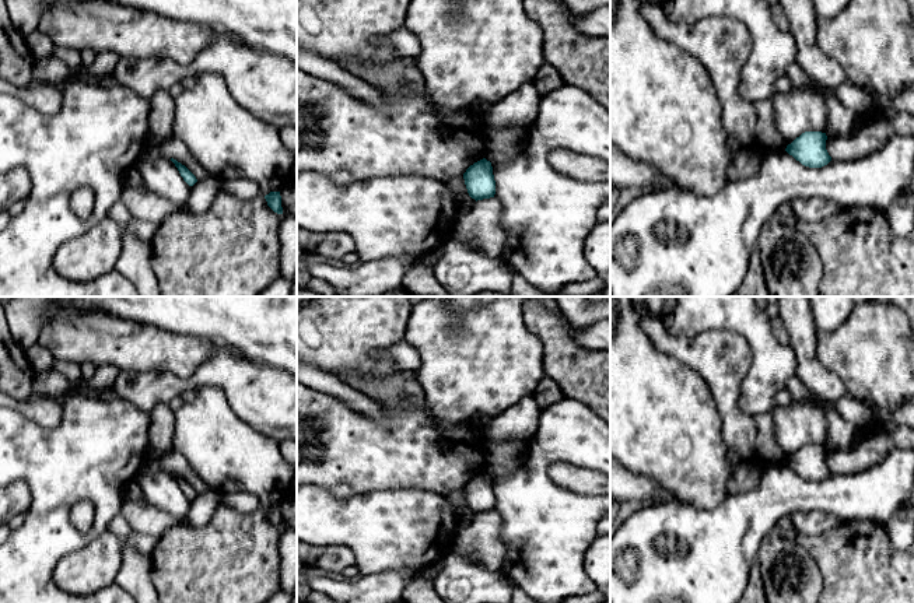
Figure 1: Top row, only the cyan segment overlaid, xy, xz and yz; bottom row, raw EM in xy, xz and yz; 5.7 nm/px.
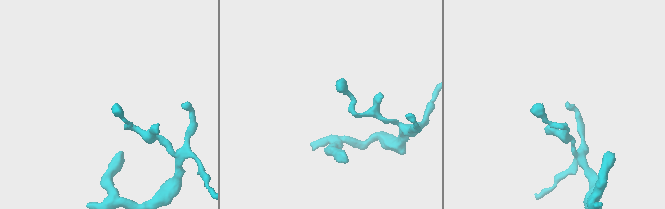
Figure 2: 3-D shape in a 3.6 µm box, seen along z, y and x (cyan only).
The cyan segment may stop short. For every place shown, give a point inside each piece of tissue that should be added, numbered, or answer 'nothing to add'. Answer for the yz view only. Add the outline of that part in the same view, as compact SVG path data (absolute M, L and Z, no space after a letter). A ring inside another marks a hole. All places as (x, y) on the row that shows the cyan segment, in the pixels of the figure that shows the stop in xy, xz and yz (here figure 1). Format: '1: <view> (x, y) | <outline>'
nothing to add

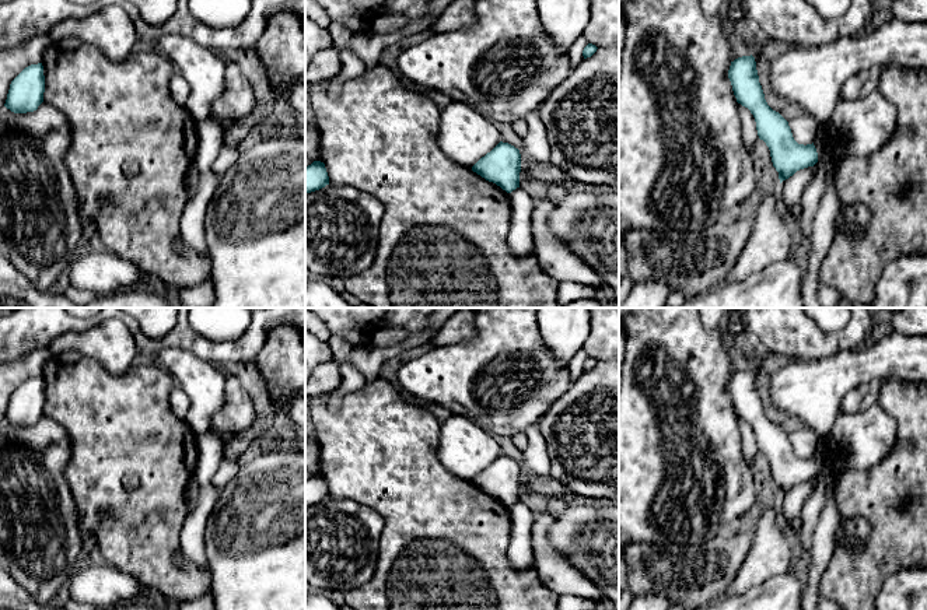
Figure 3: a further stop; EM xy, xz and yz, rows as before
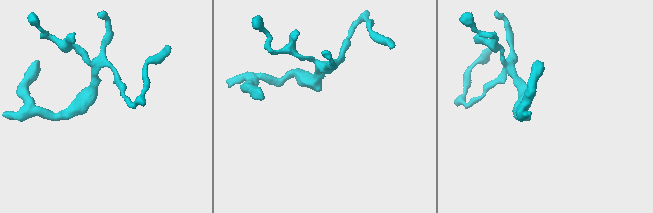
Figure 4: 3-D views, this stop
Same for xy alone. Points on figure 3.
nothing to add

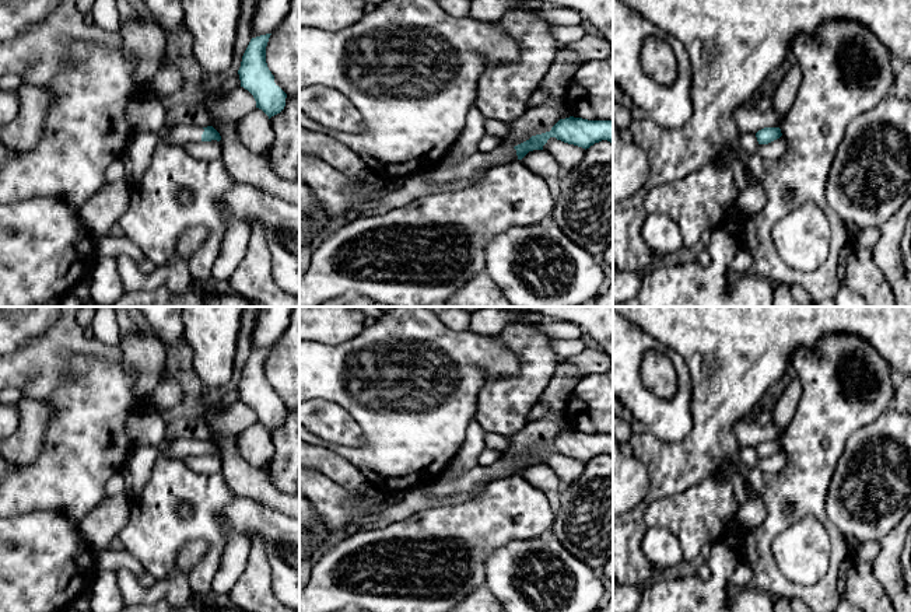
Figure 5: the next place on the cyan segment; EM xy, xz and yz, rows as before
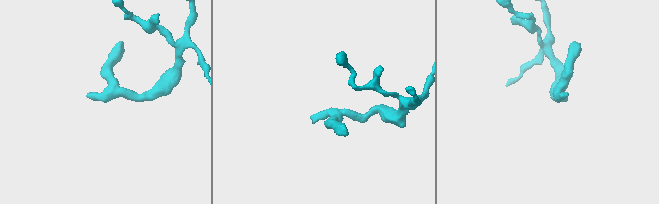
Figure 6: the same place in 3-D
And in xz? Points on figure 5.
1: xz (503, 153) | M504 141L491 151L476 151L472 157L456 165L438 164L424 172L424 176L437 183L451 183L460 179L467 179L481 169L488 169L495 165L516 161L516 150Z

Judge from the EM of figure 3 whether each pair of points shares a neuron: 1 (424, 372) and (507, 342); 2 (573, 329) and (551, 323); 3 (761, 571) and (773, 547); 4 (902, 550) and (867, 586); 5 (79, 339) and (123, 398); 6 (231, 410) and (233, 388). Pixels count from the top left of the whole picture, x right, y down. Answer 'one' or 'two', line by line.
1: one
2: one
3: one
4: one
5: two
6: one

